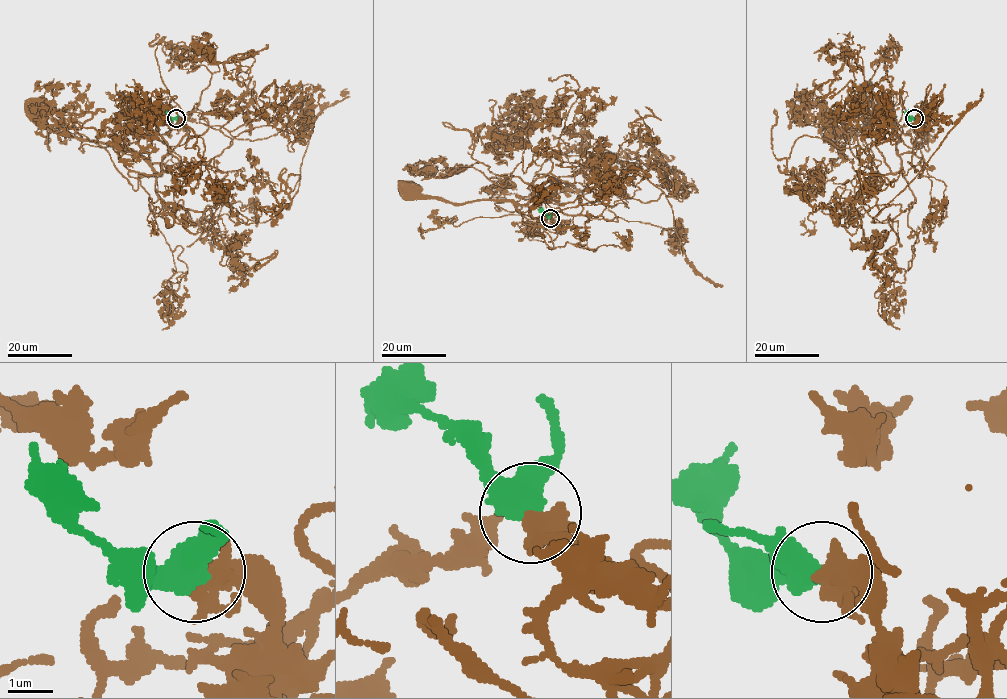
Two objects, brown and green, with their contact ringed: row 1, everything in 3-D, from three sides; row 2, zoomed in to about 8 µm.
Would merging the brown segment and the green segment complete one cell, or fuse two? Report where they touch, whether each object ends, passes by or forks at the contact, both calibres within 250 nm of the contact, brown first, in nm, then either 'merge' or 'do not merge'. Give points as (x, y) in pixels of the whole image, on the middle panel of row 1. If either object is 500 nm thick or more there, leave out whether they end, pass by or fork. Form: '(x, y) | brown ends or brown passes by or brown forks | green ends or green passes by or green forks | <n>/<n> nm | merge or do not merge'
(550, 218) | brown passes by | green passes by | 440/480 nm | merge

